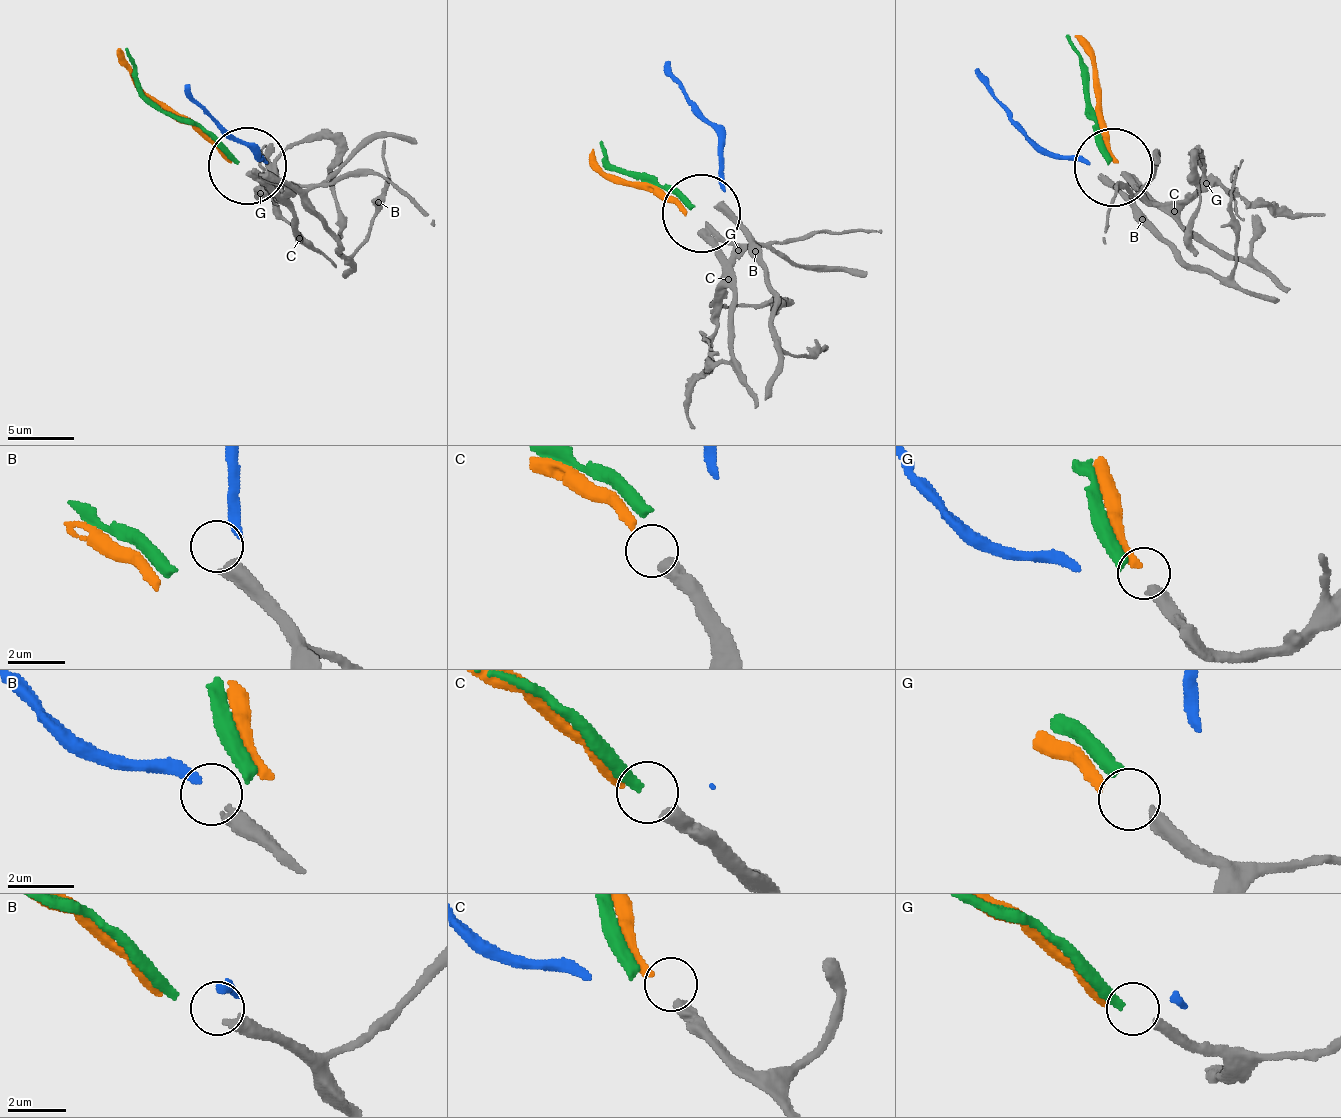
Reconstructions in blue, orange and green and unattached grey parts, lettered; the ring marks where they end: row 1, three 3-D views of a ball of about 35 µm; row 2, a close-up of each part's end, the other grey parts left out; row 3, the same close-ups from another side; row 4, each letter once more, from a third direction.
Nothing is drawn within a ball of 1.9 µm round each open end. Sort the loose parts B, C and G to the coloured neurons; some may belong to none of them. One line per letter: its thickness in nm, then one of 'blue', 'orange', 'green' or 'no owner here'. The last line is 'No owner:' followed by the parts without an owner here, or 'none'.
B: 500 nm | no owner here
C: 480 nm | orange
G: 420 nm | green
No owner: B

